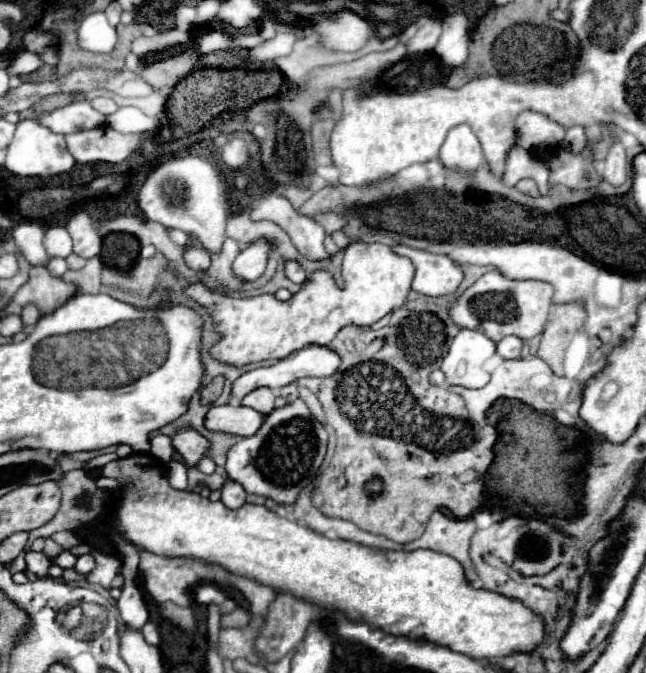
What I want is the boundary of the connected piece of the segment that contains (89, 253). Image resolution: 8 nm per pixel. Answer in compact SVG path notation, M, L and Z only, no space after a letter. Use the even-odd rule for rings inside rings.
M76 212L70 216L66 230L74 240L74 252L82 258L94 258L102 250L102 238L96 232L92 218L86 212Z

